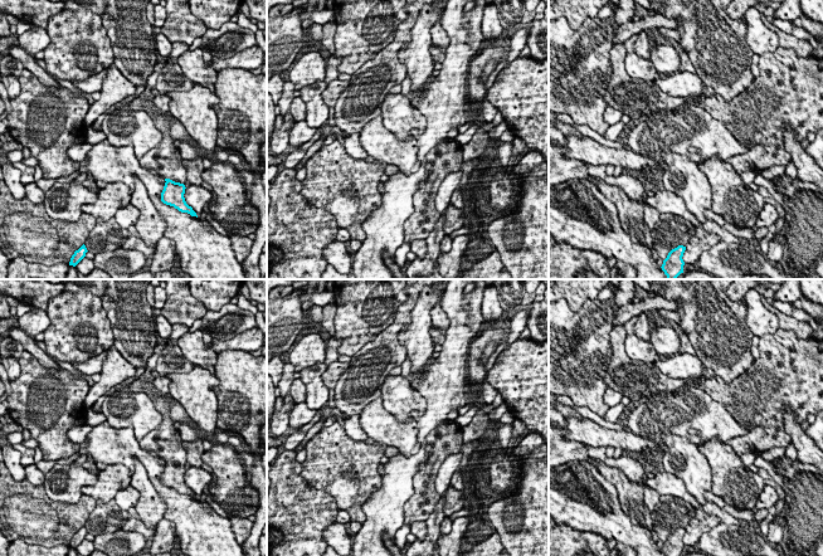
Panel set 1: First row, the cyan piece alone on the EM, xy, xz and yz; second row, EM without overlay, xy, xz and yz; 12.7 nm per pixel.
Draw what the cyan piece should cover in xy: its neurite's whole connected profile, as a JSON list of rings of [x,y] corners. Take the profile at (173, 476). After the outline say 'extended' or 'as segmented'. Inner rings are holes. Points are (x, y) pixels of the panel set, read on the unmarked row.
[[[135,379],[127,386],[132,392],[146,392],[155,404],[156,410],[162,415],[162,423],[150,431],[141,442],[140,447],[146,452],[154,452],[165,460],[161,474],[161,483],[174,488],[181,494],[196,498],[196,494],[185,483],[186,452],[182,448],[182,439],[179,430],[174,426],[170,416],[170,405],[161,392],[148,381]]]; extended

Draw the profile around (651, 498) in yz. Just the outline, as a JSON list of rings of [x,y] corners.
[[[644,483],[642,486],[644,493],[644,498],[643,498],[644,503],[648,507],[649,512],[653,514],[661,496],[654,489],[647,487]]]

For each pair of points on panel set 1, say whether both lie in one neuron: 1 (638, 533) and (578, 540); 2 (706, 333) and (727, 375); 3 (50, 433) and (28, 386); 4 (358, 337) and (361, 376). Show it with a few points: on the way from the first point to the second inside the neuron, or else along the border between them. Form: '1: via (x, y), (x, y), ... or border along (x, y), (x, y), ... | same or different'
1: border along (574, 530), (599, 533), (607, 540) | different
2: via (716, 344), (727, 355), (727, 365) | same
3: via (48, 422), (28, 401), (28, 398) | same
4: border along (381, 330), (350, 356) | different

